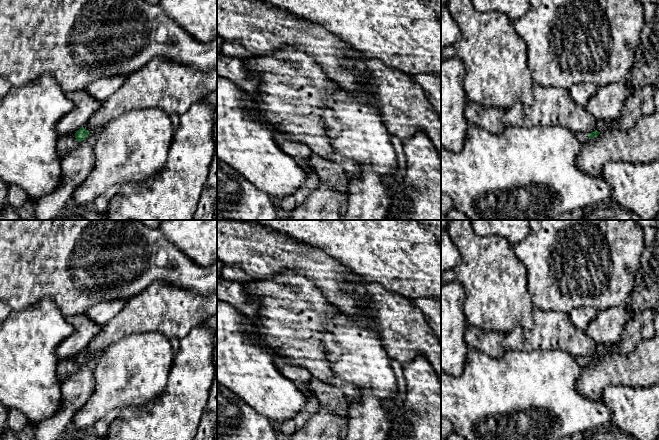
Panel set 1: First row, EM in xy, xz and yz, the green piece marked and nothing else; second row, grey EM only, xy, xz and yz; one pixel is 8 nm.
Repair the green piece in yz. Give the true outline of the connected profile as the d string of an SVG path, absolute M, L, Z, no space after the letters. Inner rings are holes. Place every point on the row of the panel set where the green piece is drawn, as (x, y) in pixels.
M608 119L598 121L596 125L596 130L594 132L589 134L585 134L585 133L578 134L579 141L585 144L589 139L597 137L600 133L607 131L609 122L610 120Z

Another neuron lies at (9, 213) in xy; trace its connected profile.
M8 204L0 213L0 220L21 220L21 218L19 217L17 210Z

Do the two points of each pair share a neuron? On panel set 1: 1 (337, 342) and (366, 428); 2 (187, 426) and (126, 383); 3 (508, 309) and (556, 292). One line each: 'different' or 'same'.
1: same
2: different
3: different

